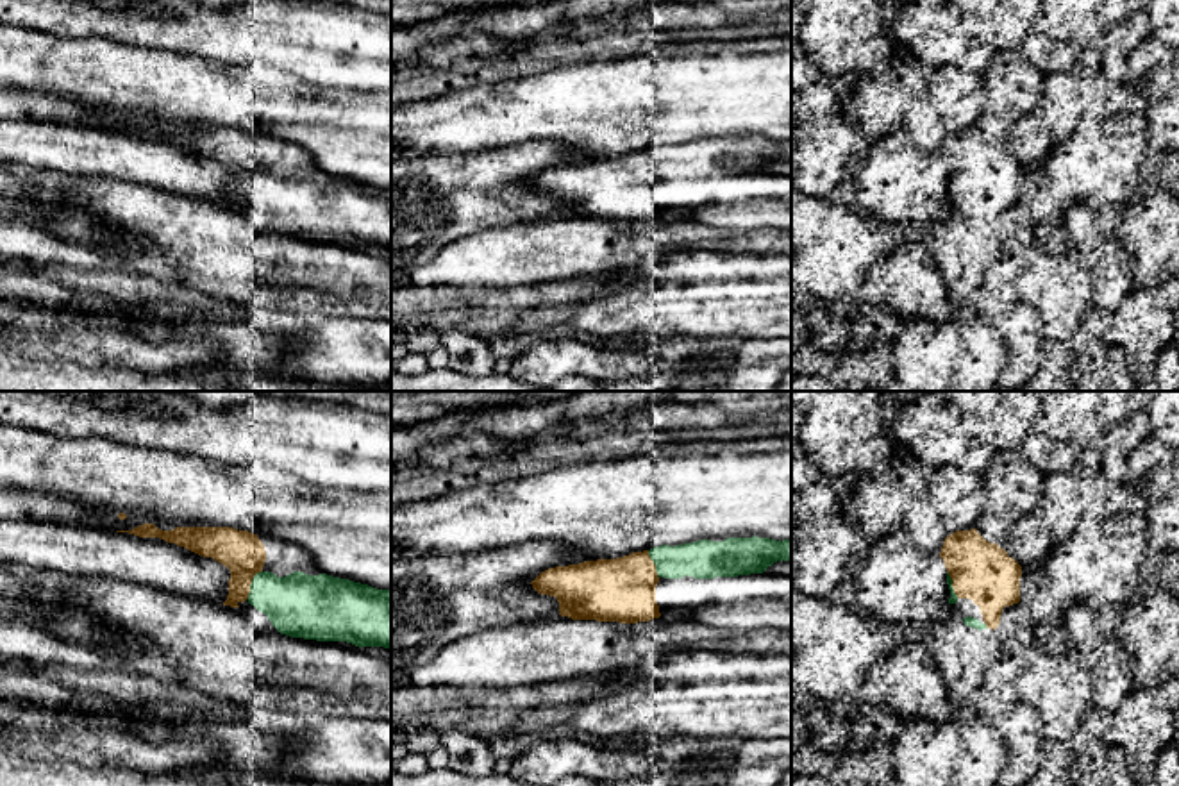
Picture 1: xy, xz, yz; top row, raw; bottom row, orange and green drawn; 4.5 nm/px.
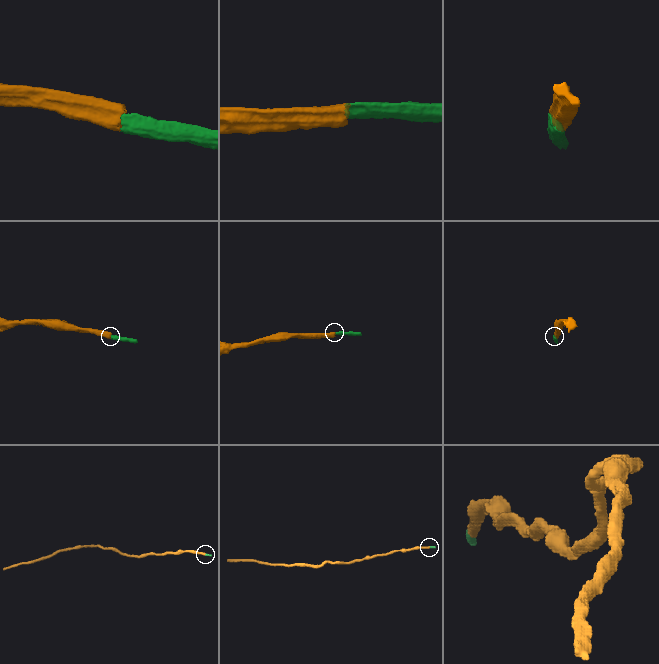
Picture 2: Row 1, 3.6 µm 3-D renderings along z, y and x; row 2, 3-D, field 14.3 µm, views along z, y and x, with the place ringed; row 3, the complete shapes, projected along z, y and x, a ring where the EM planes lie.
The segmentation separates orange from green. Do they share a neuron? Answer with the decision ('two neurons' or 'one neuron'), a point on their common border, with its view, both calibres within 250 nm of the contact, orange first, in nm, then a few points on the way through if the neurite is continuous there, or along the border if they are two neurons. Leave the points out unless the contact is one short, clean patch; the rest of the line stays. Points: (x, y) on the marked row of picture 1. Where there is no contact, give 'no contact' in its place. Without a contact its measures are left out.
one neuron; meets orange in xy at (250, 583); 190 nm thick on the orange side, 280 nm on the other

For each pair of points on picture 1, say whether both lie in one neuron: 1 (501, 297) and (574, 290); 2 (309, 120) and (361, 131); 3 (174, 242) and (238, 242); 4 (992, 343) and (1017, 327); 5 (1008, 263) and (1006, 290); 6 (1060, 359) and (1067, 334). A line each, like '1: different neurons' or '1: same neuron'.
1: same neuron
2: same neuron
3: same neuron
4: different neurons
5: same neuron
6: different neurons

